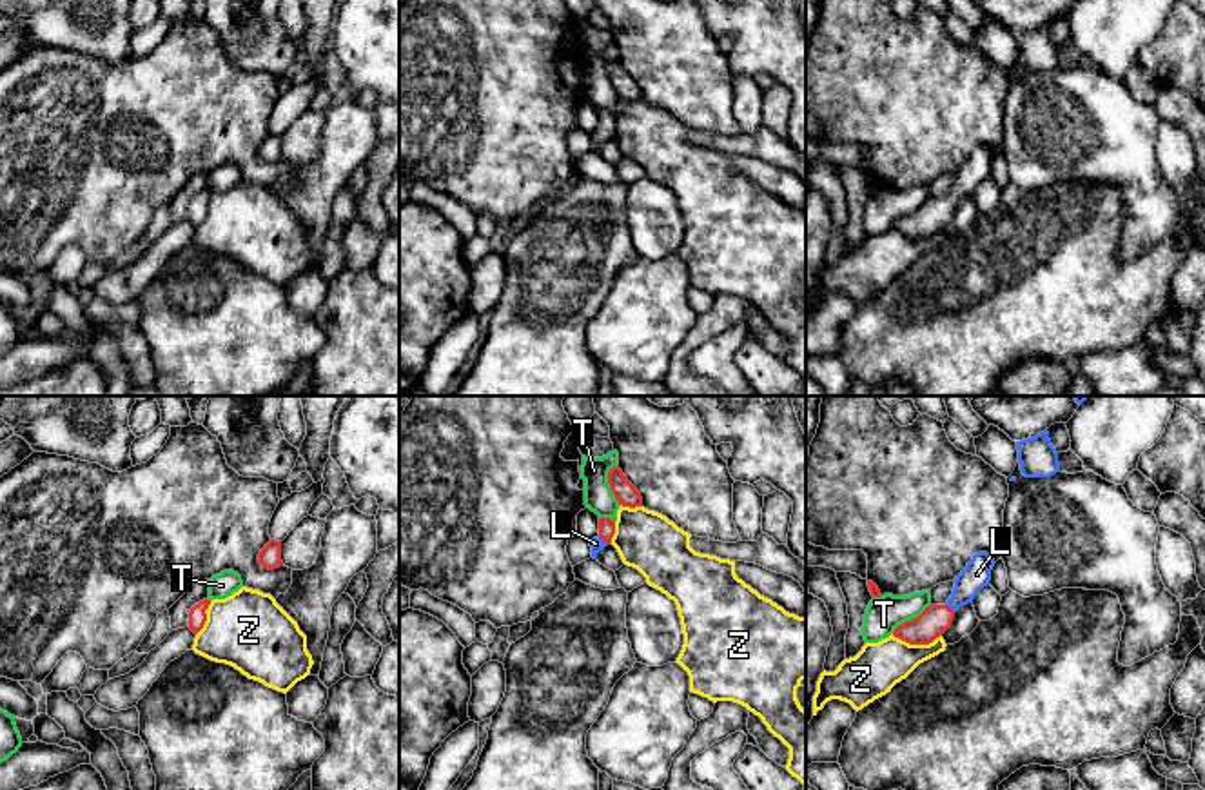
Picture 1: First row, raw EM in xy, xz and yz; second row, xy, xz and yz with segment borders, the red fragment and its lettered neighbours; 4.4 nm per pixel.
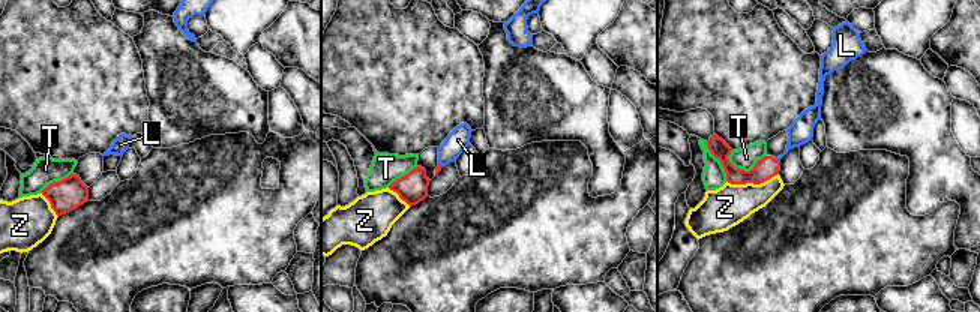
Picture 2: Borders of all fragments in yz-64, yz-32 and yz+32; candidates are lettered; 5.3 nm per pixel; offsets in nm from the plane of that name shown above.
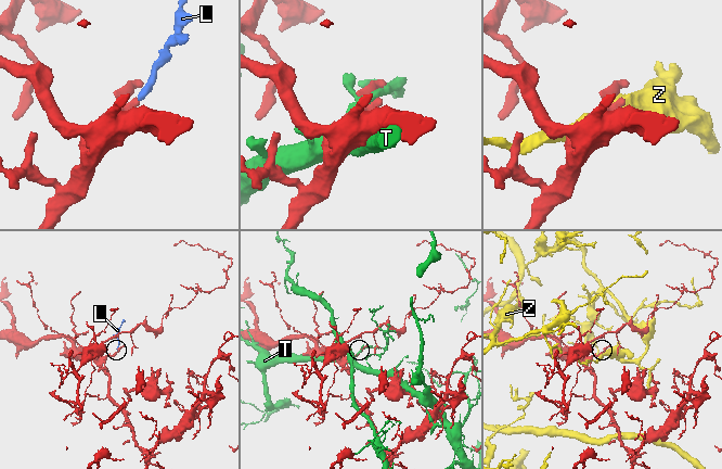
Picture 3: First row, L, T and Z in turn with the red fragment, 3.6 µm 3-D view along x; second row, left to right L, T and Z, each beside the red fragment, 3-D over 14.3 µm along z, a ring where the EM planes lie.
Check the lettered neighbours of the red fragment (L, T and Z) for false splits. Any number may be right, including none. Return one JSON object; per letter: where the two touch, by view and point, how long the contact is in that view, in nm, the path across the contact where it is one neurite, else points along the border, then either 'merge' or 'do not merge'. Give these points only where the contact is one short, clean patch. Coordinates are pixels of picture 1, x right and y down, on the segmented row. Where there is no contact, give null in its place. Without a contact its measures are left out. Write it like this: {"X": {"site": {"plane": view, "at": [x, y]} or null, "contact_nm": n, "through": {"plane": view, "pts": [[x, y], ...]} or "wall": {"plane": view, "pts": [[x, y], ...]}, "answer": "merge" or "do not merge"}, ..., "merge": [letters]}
{"L": {"site": {"plane": "xz", "at": [603, 540]}, "contact_nm": 70, "through": {"plane": "xz", "pts": [[607, 527], [603, 540], [596, 543]]}, "answer": "merge"}, "T": {"site": {"plane": "xz", "at": [610, 485]}, "contact_nm": 190, "answer": "do not merge"}, "Z": {"site": {"plane": "yz", "at": [917, 643]}, "contact_nm": 220, "answer": "do not merge"}, "merge": ["L"]}

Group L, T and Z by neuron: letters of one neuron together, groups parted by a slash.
L / T / Z

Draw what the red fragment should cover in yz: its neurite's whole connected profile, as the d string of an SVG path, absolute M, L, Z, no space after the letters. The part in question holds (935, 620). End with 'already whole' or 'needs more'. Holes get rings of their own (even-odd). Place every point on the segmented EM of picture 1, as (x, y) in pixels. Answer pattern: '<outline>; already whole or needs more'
M978 552L956 576L955 588L945 605L929 605L918 617L898 625L895 637L909 645L929 645L940 637L953 623L960 607L973 603L975 596L989 585L994 559L987 552Z; needs more

